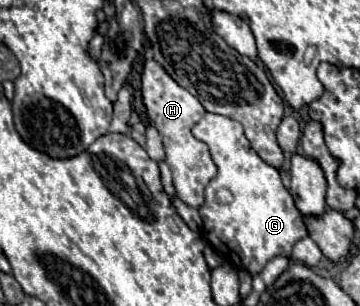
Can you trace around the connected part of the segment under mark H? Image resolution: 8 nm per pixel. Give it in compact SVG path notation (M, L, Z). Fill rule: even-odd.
M148 59L142 73L142 99L146 105L146 113L150 121L162 135L162 143L166 149L166 163L172 169L176 195L190 207L200 207L204 203L204 183L208 183L216 175L216 165L210 157L208 145L194 139L192 127L204 117L202 103L184 87L180 87L158 61Z

